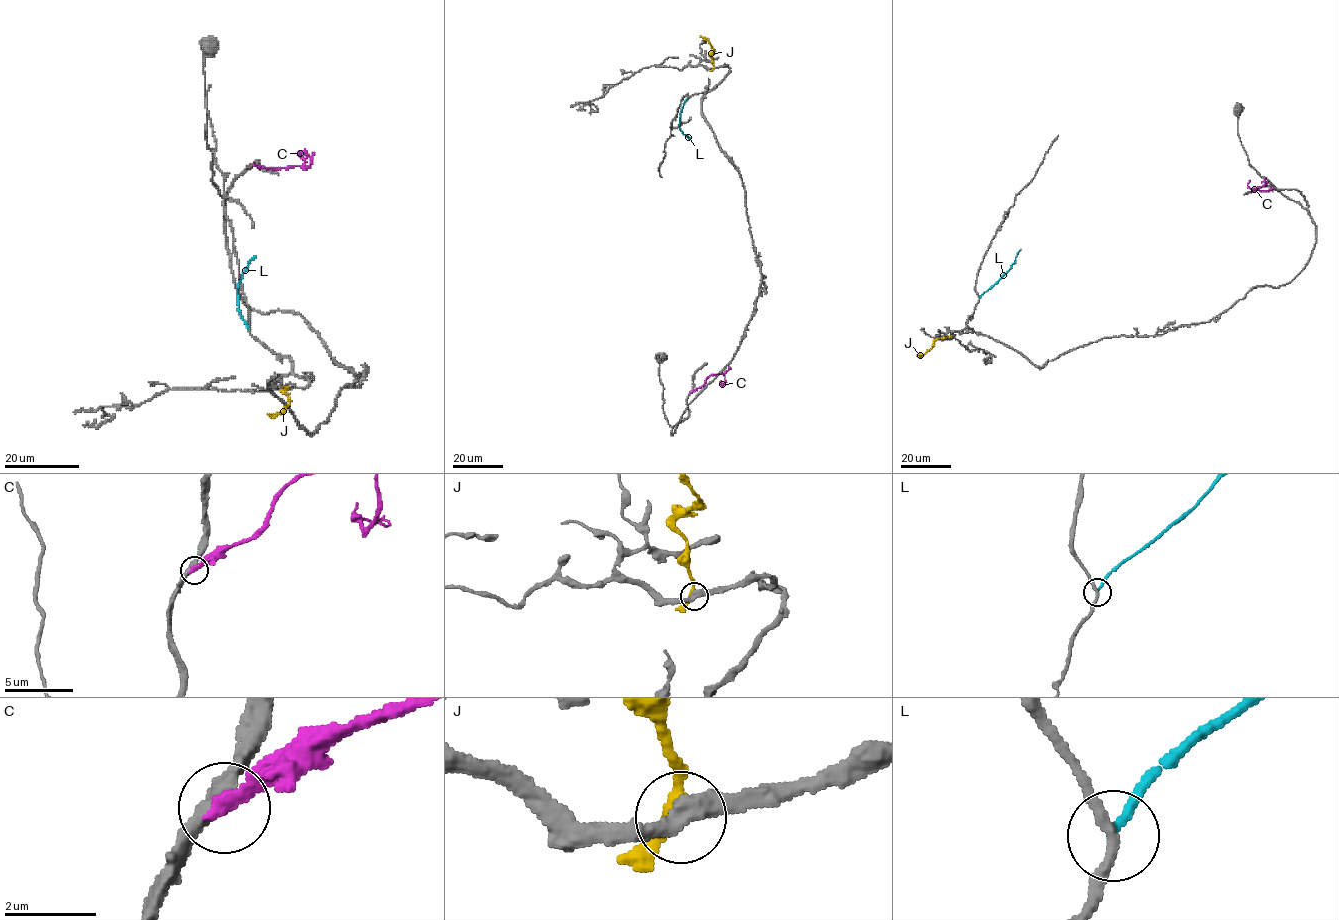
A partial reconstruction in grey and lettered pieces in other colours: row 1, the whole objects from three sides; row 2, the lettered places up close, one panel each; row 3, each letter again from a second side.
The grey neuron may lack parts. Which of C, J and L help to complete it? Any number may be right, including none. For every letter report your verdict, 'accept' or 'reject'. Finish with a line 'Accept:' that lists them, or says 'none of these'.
C: reject
J: reject
L: reject
Accept: none of these

